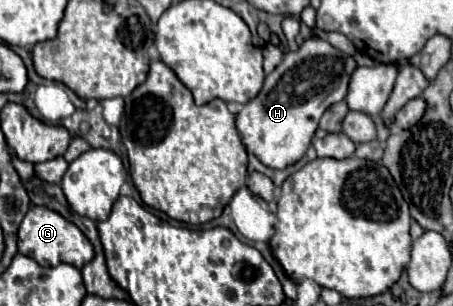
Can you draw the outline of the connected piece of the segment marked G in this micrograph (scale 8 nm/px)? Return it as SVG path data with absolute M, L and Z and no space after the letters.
M34 206L24 216L18 230L18 252L36 260L40 266L48 268L58 266L60 262L68 262L78 270L82 270L84 264L94 258L94 248L88 242L88 238L70 220L44 206Z

